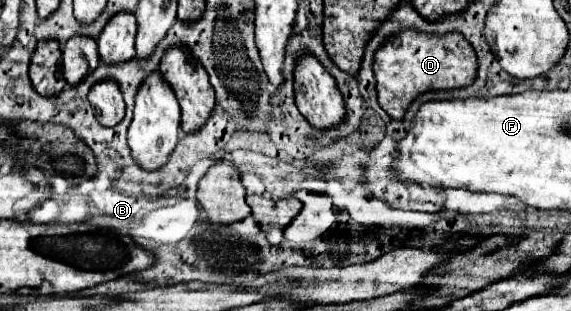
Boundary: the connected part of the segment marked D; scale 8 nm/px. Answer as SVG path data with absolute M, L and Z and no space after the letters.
M403 28L379 46L373 62L379 104L395 120L403 118L403 112L415 96L429 90L463 88L473 82L475 72L477 58L473 46L465 40L465 36L461 36L461 32L427 34L413 28Z

